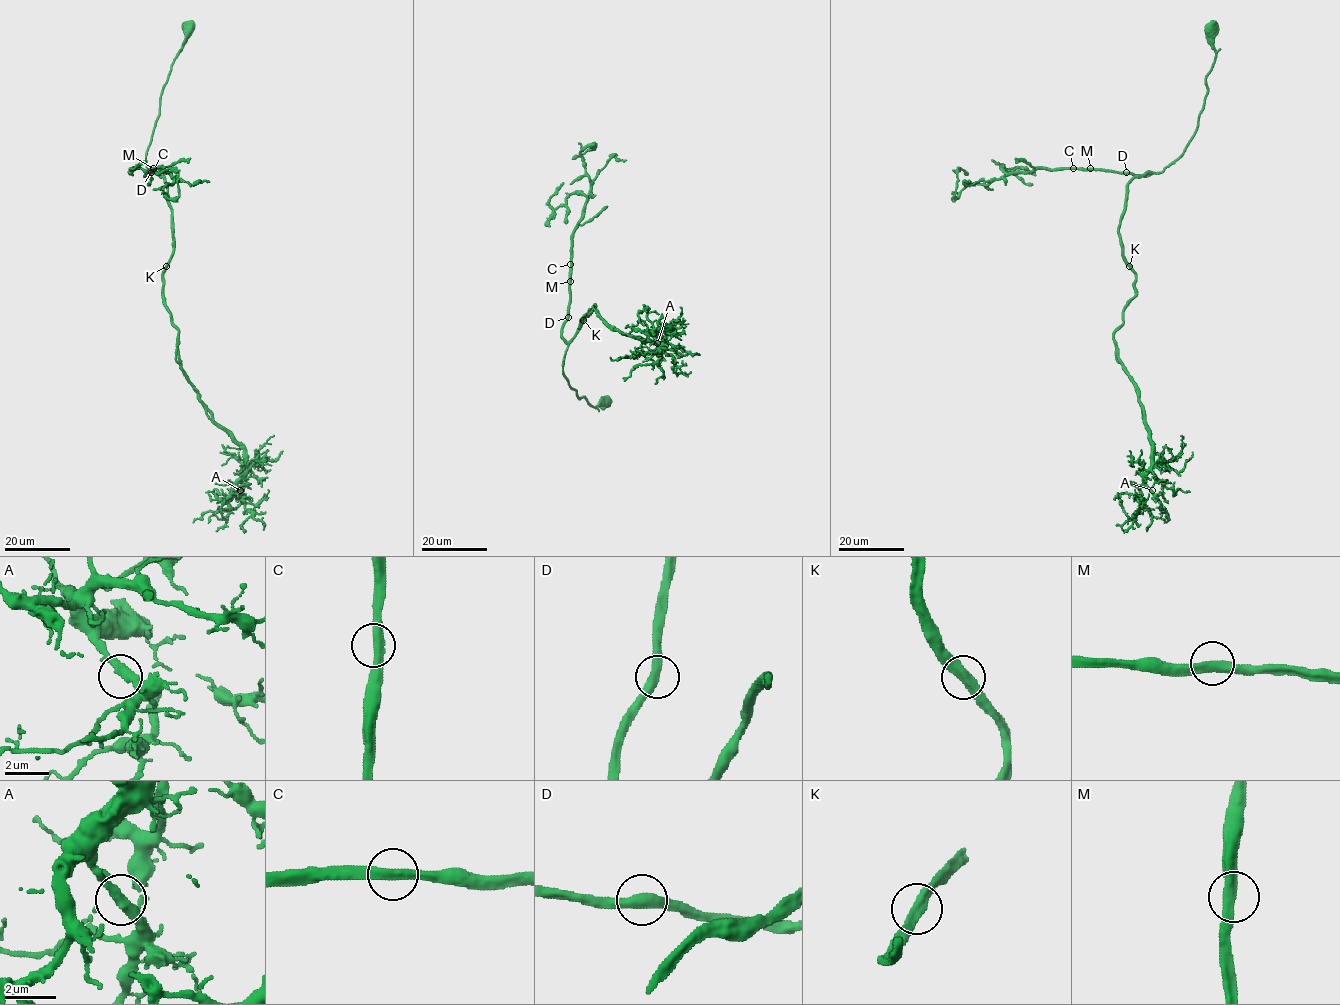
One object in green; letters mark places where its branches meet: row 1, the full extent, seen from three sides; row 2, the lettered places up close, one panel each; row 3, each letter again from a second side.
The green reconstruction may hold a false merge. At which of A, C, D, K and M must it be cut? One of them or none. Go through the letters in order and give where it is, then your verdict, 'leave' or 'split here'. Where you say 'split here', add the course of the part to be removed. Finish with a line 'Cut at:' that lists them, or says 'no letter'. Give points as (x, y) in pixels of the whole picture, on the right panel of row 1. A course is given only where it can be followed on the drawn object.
A: place (1152, 490); leave
C: place (1073, 168); leave
D: place (1126, 172); leave
K: place (1129, 266); leave
M: place (1090, 168); leave
Cut at: no letter

